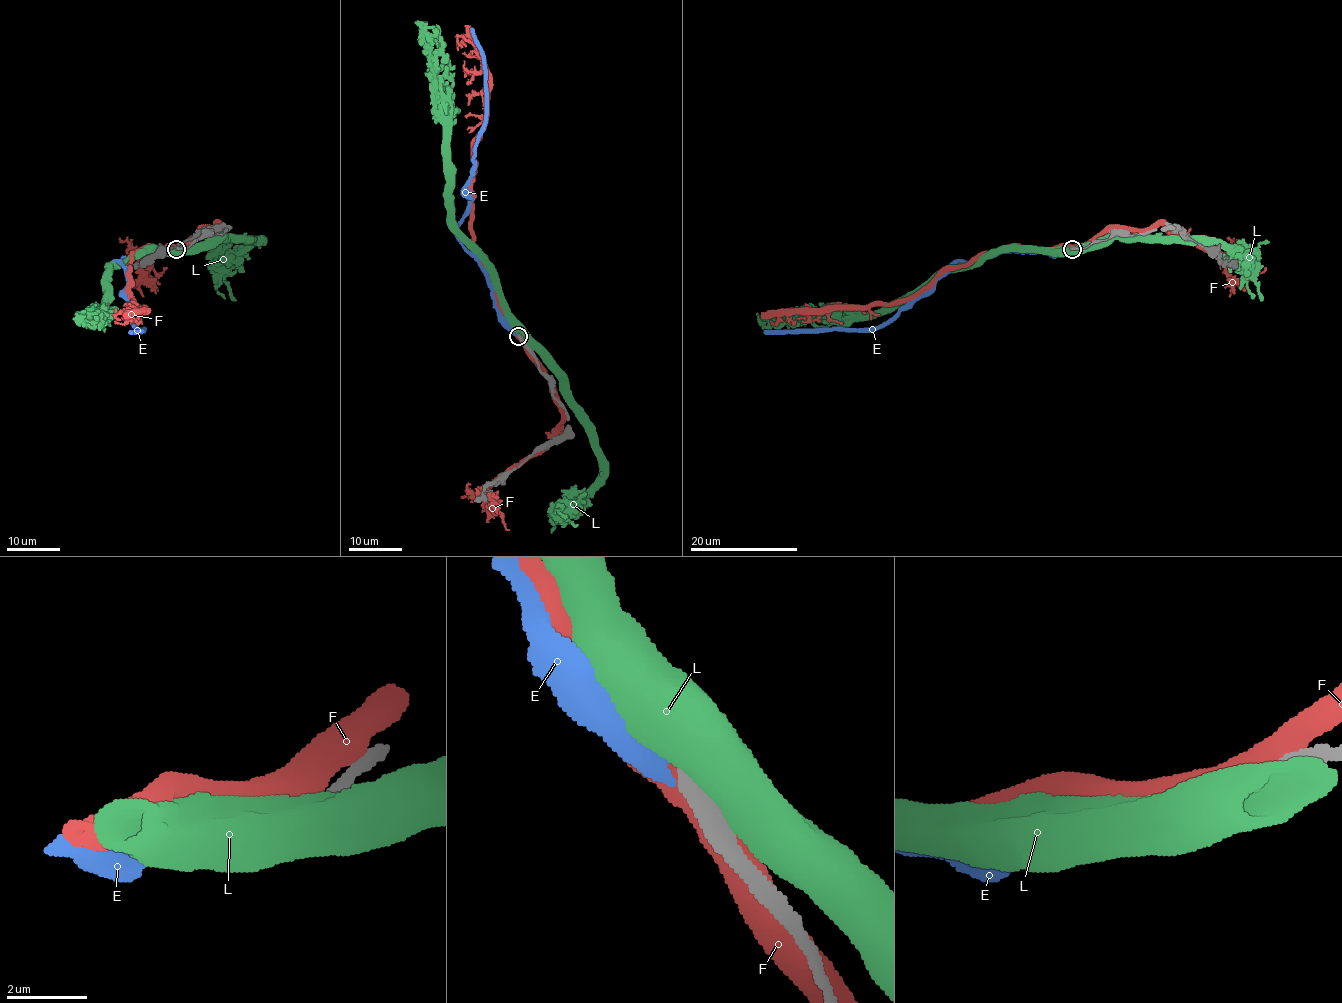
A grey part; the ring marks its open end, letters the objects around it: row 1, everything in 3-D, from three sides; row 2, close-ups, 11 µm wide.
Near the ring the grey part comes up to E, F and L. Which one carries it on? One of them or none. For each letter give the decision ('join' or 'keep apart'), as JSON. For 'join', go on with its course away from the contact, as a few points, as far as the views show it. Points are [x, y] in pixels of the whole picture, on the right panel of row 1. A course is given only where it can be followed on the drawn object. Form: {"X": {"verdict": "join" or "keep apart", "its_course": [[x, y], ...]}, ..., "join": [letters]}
{"E": {"verdict": "join", "its_course": [[1071, 248], [1052, 254], [998, 251], [981, 260], [957, 260], [929, 289], [874, 327], [767, 330], [764, 333]]}, "F": {"verdict": "keep apart"}, "L": {"verdict": "keep apart"}, "join": ["E"]}

